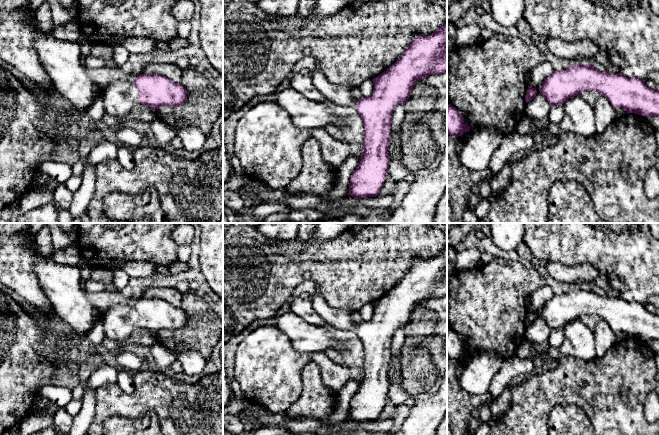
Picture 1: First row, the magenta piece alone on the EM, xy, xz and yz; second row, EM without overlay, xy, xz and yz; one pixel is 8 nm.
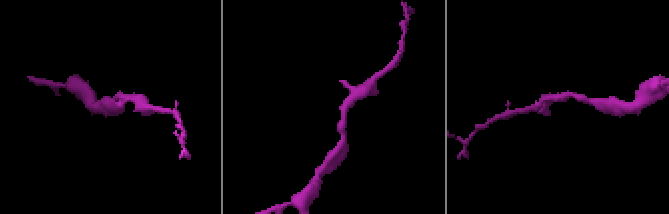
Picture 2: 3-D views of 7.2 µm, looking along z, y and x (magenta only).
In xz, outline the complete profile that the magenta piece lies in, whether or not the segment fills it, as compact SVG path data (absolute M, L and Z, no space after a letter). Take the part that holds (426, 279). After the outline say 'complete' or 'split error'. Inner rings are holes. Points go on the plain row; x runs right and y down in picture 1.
M443 248L434 257L427 260L417 260L408 269L402 280L386 295L373 303L373 317L363 321L359 325L351 320L351 312L331 308L316 287L311 297L313 310L332 327L341 330L355 330L364 347L363 377L359 390L351 399L349 407L349 419L357 422L376 421L383 411L390 380L388 369L391 365L392 339L398 328L405 328L409 323L414 309L429 299L437 299L447 296L447 249Z; split error

